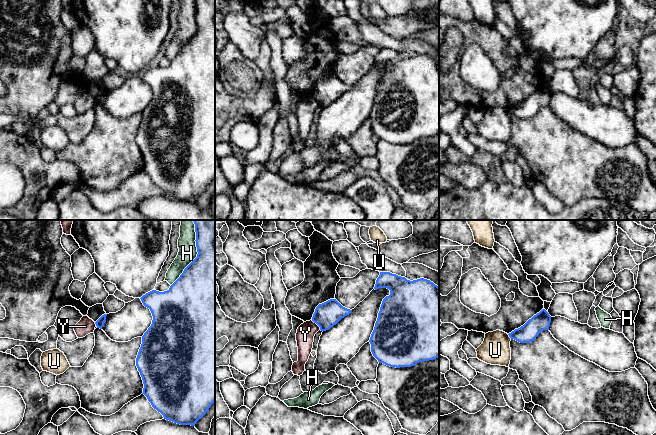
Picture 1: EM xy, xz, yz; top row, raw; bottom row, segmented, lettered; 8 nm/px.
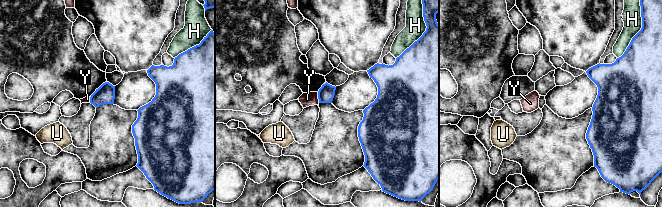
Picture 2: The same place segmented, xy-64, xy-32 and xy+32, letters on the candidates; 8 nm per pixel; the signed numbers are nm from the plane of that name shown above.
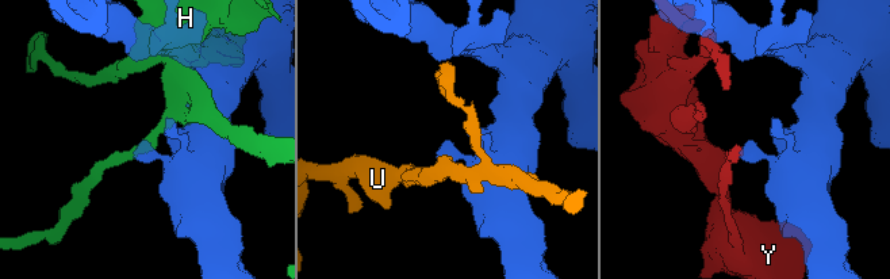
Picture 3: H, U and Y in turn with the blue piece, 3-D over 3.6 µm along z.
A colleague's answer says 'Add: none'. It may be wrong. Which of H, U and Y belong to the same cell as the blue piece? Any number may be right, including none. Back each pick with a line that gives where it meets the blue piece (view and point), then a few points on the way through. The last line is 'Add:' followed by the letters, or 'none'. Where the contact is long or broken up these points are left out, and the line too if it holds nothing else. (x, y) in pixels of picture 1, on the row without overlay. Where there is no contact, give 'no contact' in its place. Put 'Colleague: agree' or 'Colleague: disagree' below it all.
Add: none
Colleague: agree

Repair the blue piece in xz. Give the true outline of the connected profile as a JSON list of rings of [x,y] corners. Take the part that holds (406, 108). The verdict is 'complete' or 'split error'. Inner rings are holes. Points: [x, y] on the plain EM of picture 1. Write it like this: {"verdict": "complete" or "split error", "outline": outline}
{"verdict": "complete", "outline": [[[380,48],[374,65],[387,64],[390,71],[381,80],[370,113],[371,128],[379,139],[390,143],[411,143],[439,133],[439,63],[430,56],[407,56],[390,48]]]}

